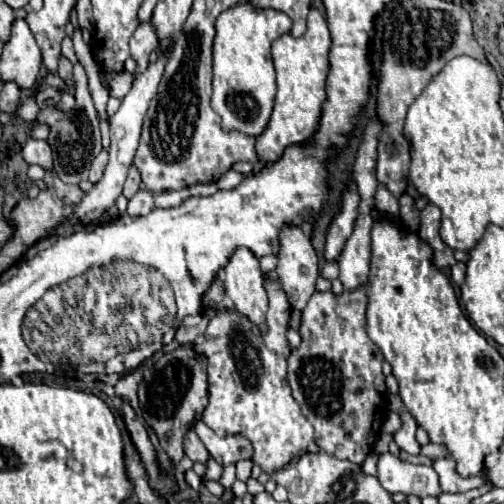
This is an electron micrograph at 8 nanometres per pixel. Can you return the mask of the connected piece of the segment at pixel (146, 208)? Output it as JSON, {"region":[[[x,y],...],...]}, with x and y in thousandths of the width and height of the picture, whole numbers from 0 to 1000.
{"region":[[[286,371],[254,399],[254,427],[262,431],[294,427],[302,415],[306,415],[306,383]]]}

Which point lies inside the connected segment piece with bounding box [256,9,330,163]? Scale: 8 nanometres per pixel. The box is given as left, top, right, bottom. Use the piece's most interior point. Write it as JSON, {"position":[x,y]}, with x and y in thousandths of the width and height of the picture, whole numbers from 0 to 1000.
{"position":[597,127]}

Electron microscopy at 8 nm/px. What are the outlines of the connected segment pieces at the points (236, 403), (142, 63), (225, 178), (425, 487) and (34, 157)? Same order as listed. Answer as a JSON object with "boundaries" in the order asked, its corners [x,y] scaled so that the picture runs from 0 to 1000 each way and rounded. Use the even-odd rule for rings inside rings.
{"boundaries":[[[[528,554],[528,577],[536,597],[528,661],[516,661],[472,617],[437,613],[417,637],[409,665],[389,677],[385,688],[413,708],[417,800],[401,819],[401,835],[437,867],[484,859],[504,879],[504,915],[520,927],[520,935],[536,938],[567,923],[587,895],[607,891],[623,871],[623,851],[595,819],[567,756],[567,708],[575,700],[575,685],[567,677],[575,629],[571,593],[563,589],[552,558]]],[[[282,46],[282,50],[274,50],[274,58],[266,62],[266,69],[258,77],[258,105],[274,129],[266,141],[266,153],[286,145],[286,137],[298,125],[302,101],[310,101],[310,65],[302,58],[302,46]]],[[[452,339],[452,343],[444,343],[437,355],[433,355],[433,375],[464,375],[476,359],[484,355],[484,347],[480,343],[468,343],[468,339]]],[[[758,899],[750,915],[750,954],[770,978],[802,978],[825,986],[869,986],[877,978],[869,940],[857,927],[802,919],[774,899]]],[[[56,276],[52,288],[48,288],[48,296],[44,296],[44,312],[48,312],[48,319],[56,327],[71,323],[71,327],[83,327],[87,335],[103,331],[103,296],[95,296],[91,280]]]]}

